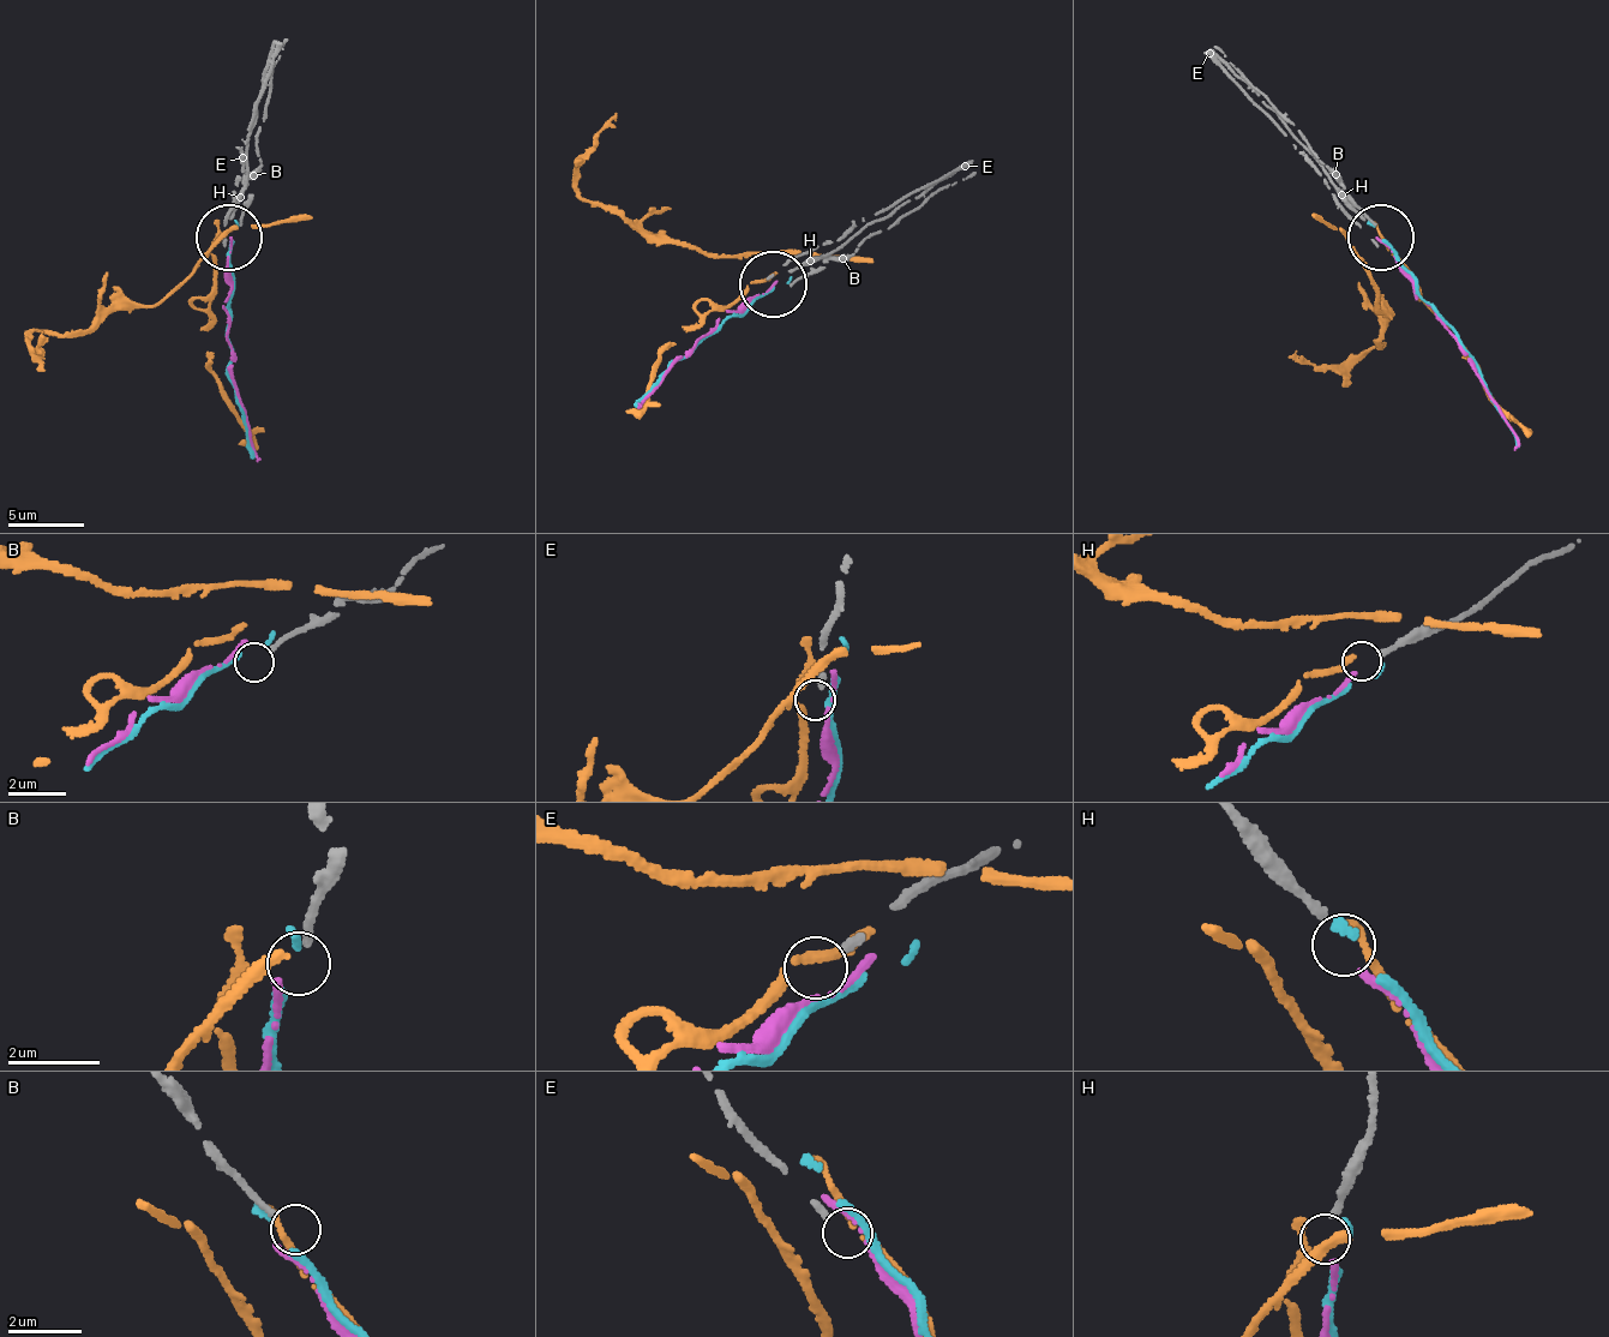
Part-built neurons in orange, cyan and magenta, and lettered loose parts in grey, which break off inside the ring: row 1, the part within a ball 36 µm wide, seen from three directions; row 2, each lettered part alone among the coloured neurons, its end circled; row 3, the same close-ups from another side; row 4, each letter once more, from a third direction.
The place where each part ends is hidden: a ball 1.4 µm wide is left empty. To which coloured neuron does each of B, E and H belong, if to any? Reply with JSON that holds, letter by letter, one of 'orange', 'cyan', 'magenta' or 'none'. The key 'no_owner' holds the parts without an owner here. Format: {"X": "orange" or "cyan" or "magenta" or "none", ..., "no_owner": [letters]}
{"B": "none", "E": "none", "H": "magenta", "no_owner": ["B", "E"]}

